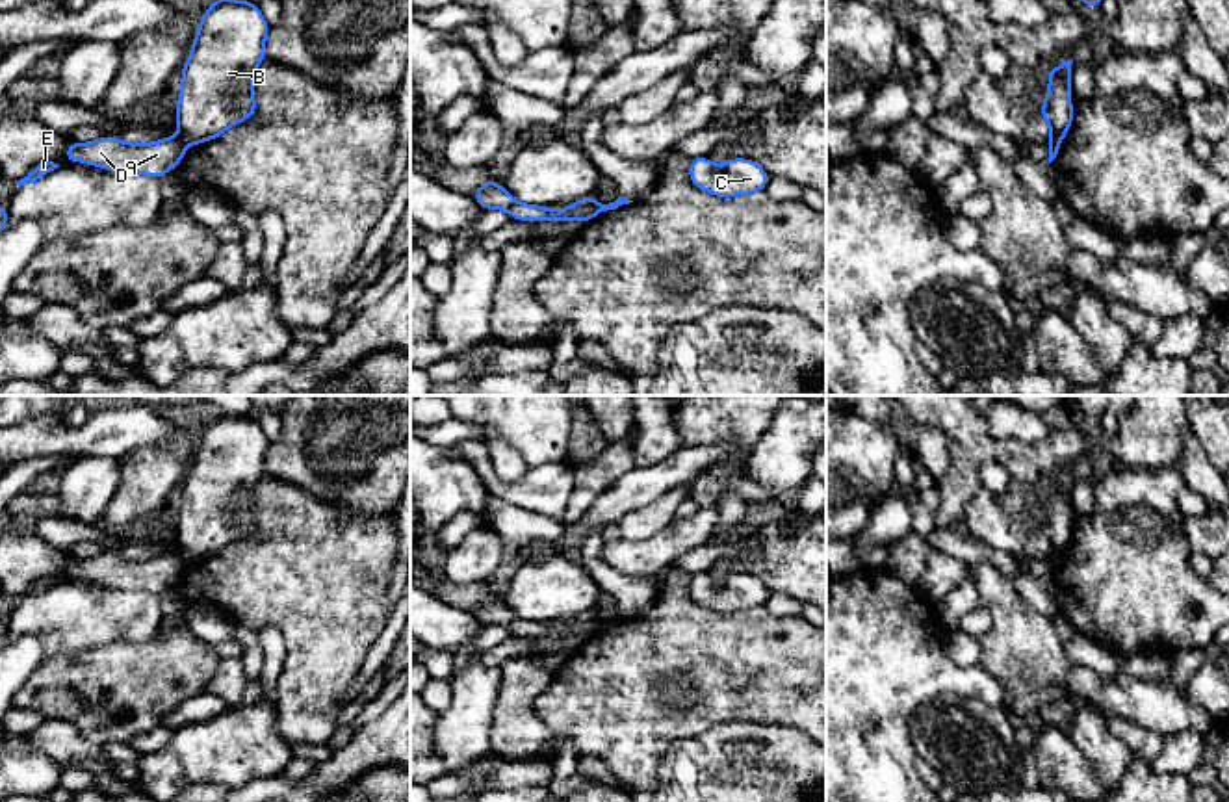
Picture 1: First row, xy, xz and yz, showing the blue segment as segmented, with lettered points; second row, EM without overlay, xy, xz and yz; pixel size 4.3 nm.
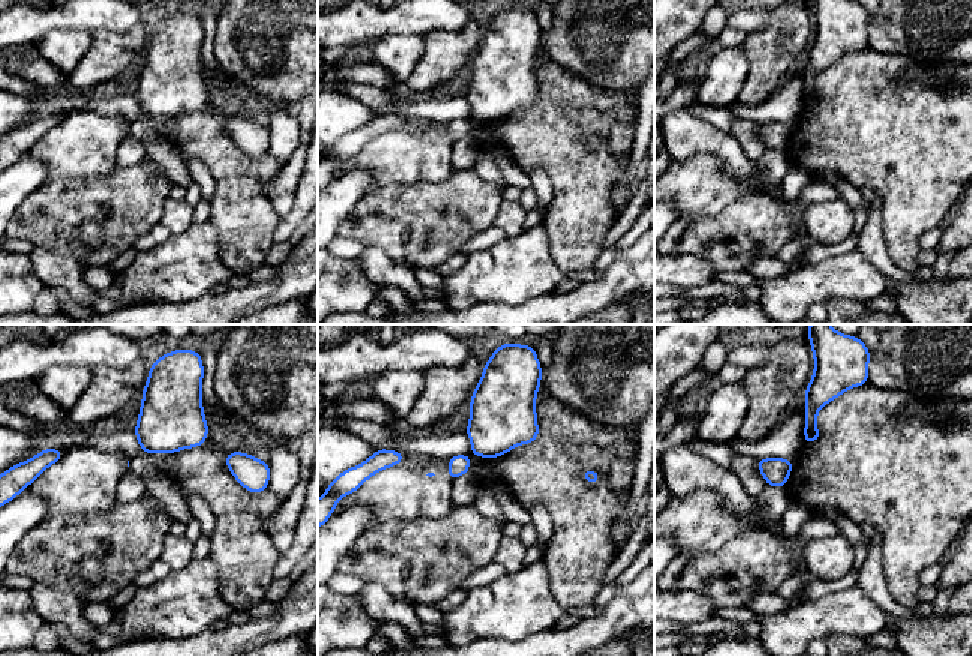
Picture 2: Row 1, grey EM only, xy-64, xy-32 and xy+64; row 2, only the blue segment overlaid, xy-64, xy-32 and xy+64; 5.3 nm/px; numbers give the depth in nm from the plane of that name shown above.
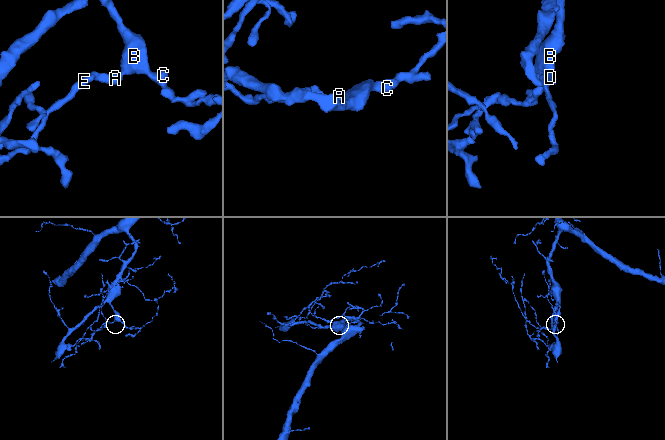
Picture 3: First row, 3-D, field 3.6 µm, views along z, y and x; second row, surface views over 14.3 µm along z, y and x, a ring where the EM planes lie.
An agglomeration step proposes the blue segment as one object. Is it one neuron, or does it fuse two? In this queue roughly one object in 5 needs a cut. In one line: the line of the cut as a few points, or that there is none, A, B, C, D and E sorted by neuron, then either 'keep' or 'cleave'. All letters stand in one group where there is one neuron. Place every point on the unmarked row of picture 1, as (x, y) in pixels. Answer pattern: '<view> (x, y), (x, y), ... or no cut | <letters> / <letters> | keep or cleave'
xy (179, 552), (186, 561) | A D E / B C | cleave

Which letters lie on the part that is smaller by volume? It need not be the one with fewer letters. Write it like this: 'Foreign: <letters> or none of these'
Foreign: A, D, E

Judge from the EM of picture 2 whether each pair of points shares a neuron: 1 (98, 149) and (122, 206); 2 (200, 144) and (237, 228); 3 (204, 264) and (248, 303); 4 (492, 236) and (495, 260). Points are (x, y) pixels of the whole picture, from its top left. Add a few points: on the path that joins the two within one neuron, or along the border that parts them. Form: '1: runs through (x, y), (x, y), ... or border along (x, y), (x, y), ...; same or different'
1: border along (116, 165), (107, 174), (74, 177); different
2: runs through (221, 165), (237, 182), (237, 207); same
3: border along (210, 290), (177, 303); different
4: border along (506, 236), (497, 243), (468, 255); different

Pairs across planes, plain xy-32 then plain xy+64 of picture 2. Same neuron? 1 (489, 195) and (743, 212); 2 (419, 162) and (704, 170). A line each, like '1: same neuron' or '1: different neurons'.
1: same neuron
2: same neuron

